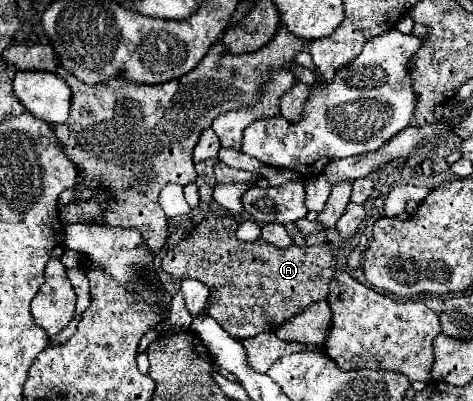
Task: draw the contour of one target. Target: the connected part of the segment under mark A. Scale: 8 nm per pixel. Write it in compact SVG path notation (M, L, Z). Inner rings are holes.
M215 160L195 164L197 186L201 196L203 214L197 226L171 248L161 260L161 270L171 278L197 278L211 290L209 314L219 326L237 340L257 336L261 332L275 332L285 320L297 316L311 302L325 300L329 294L329 280L337 272L337 246L321 242L319 246L301 248L291 244L277 248L263 238L255 242L243 242L235 236L237 220L231 214L221 214L213 200Z

